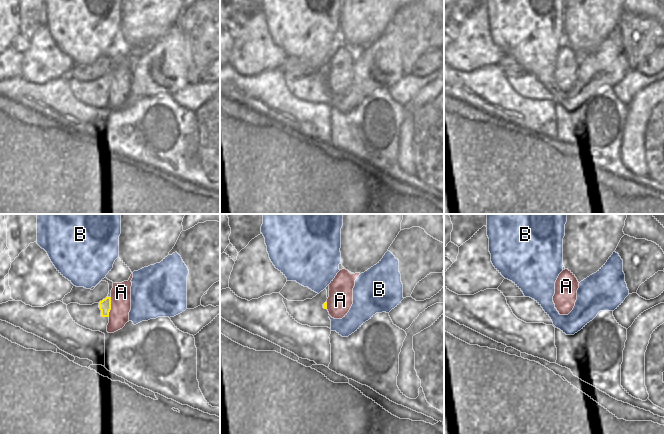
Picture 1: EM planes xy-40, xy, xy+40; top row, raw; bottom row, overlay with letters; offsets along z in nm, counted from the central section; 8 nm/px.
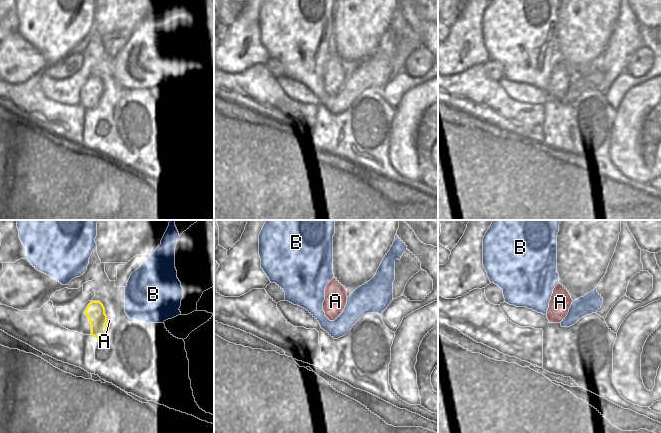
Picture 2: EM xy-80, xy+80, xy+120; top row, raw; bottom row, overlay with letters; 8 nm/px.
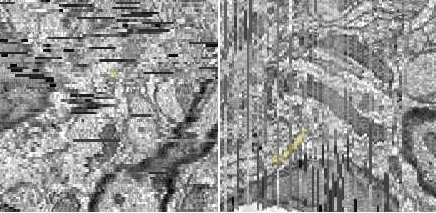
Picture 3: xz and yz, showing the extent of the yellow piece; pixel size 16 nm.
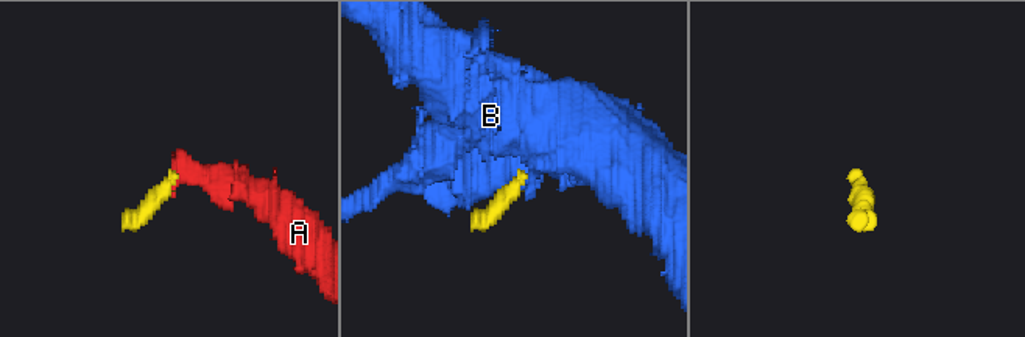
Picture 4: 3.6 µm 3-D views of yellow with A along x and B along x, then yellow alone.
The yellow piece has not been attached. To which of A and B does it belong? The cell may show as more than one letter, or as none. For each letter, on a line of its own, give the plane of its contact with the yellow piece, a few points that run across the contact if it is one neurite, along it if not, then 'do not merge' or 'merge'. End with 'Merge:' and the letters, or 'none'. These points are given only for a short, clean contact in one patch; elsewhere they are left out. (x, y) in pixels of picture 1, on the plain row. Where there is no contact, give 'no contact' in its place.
A: contact in xy-40; line xy-40 (105, 81), (110, 83), (120, 73), (121, 68); merge
B: no contact; do not merge
Merge: A

